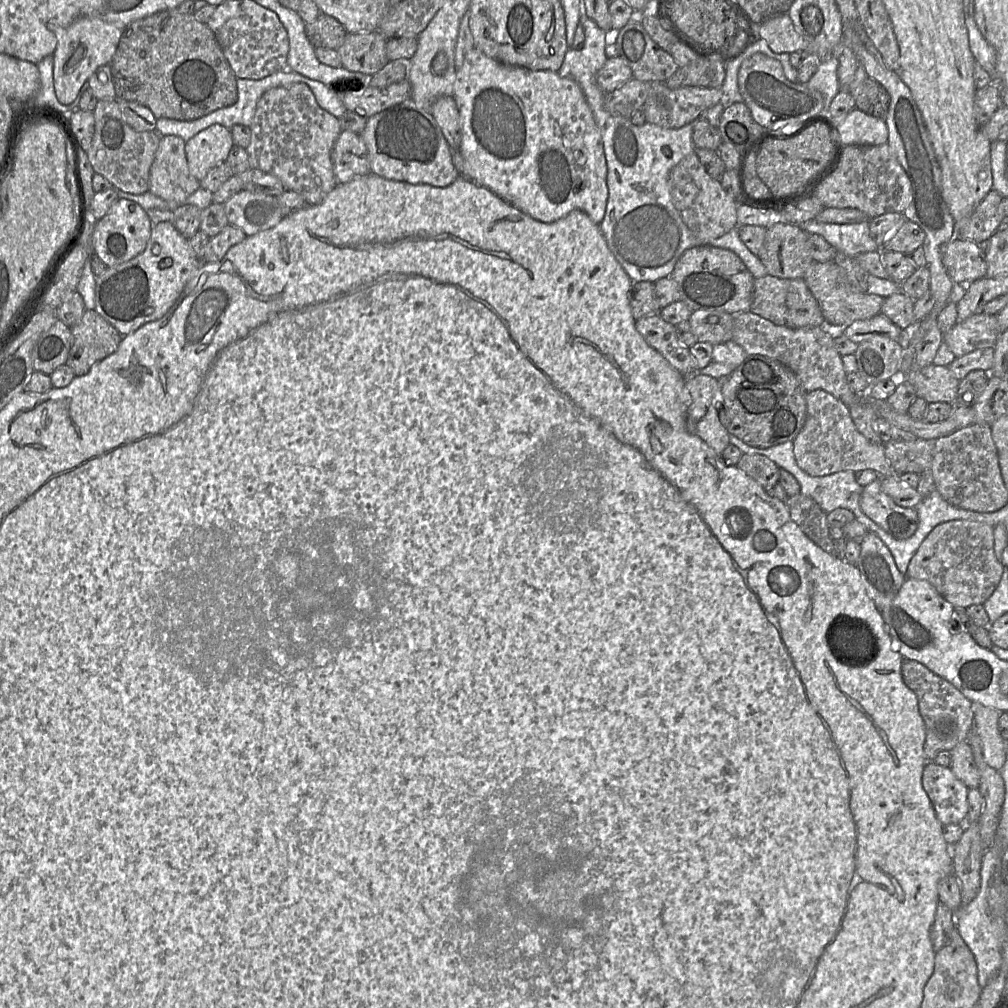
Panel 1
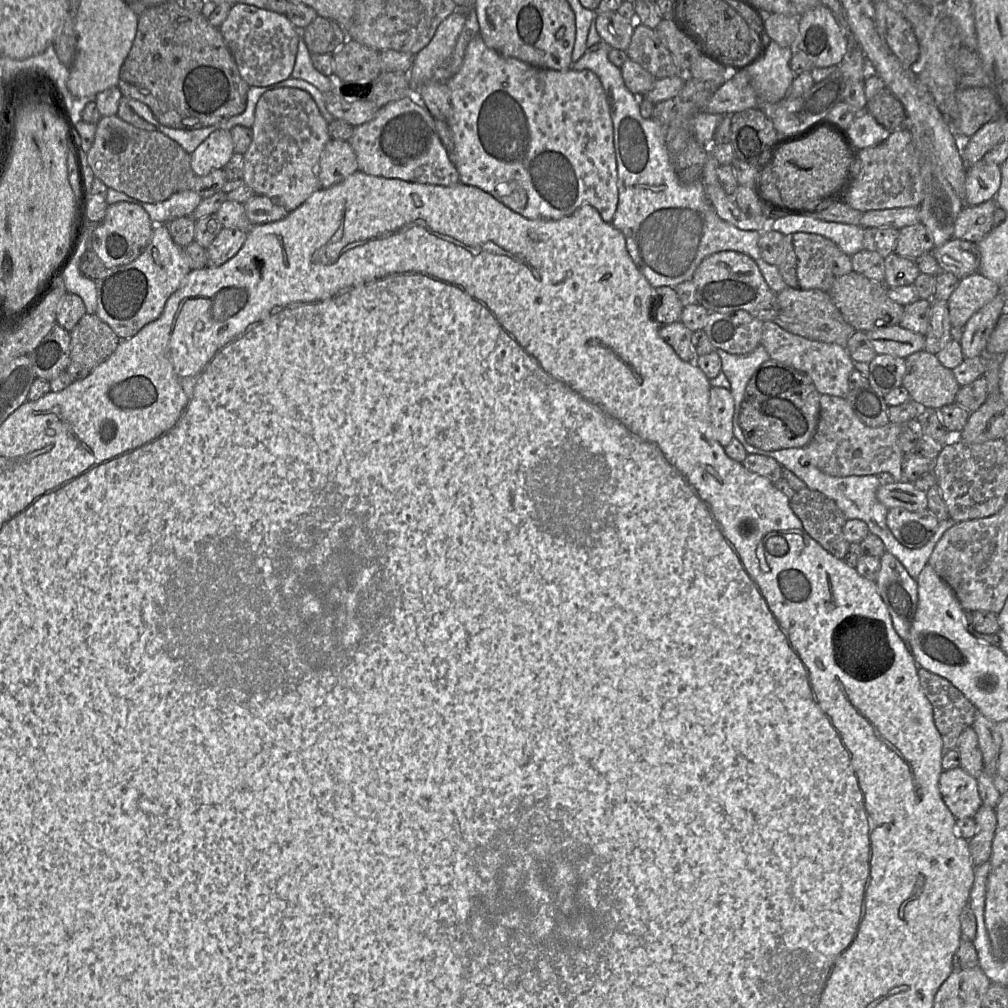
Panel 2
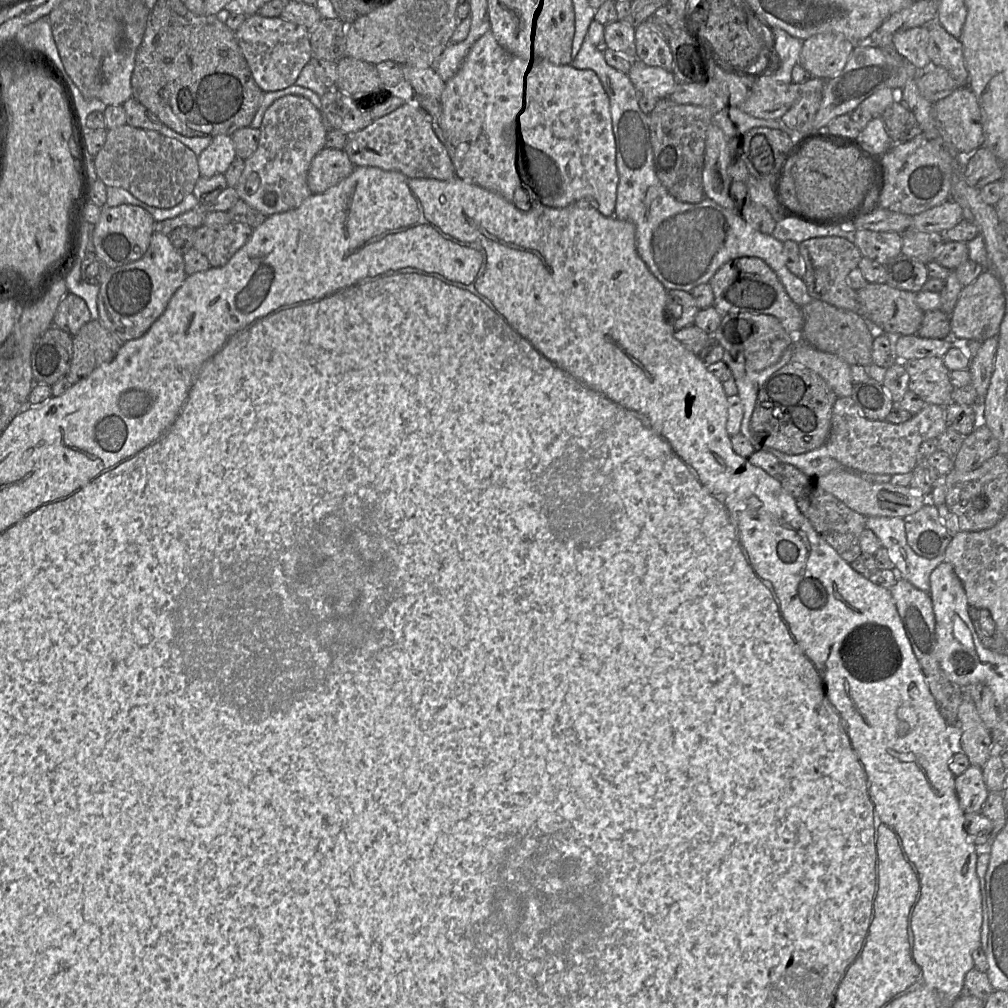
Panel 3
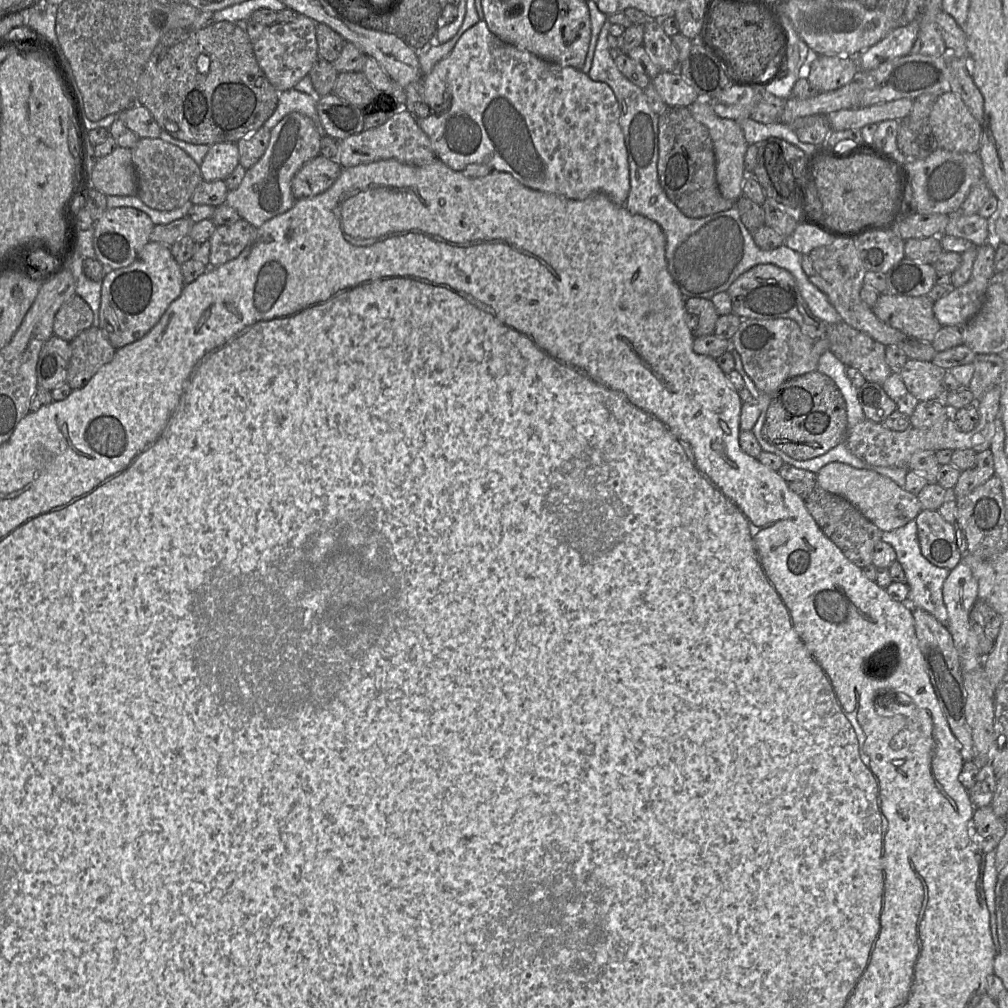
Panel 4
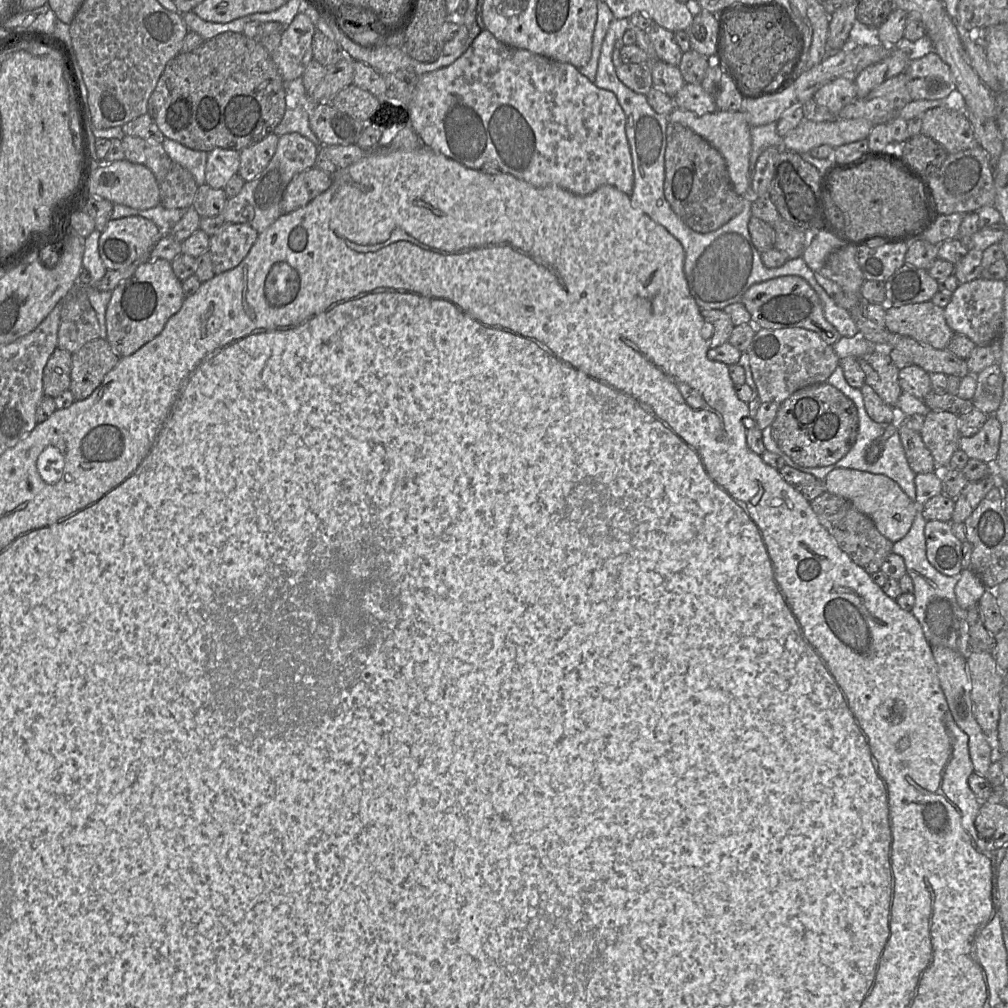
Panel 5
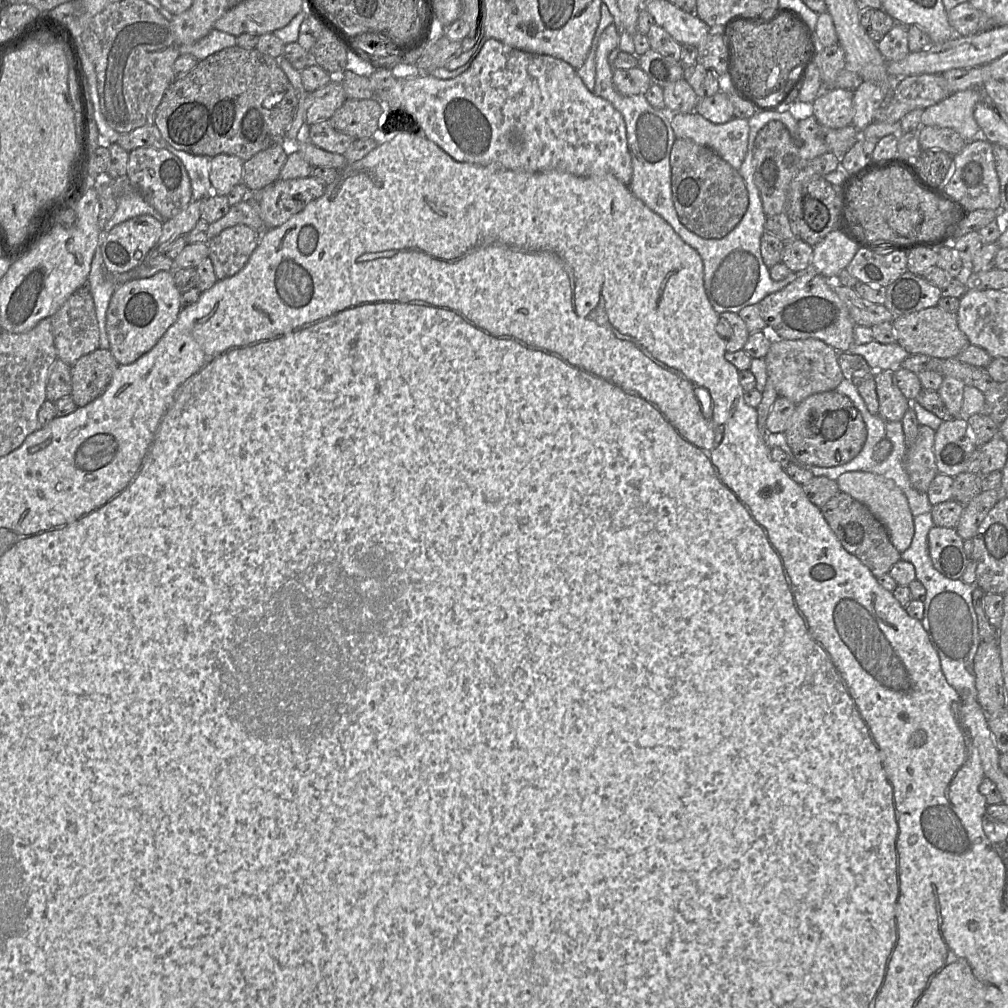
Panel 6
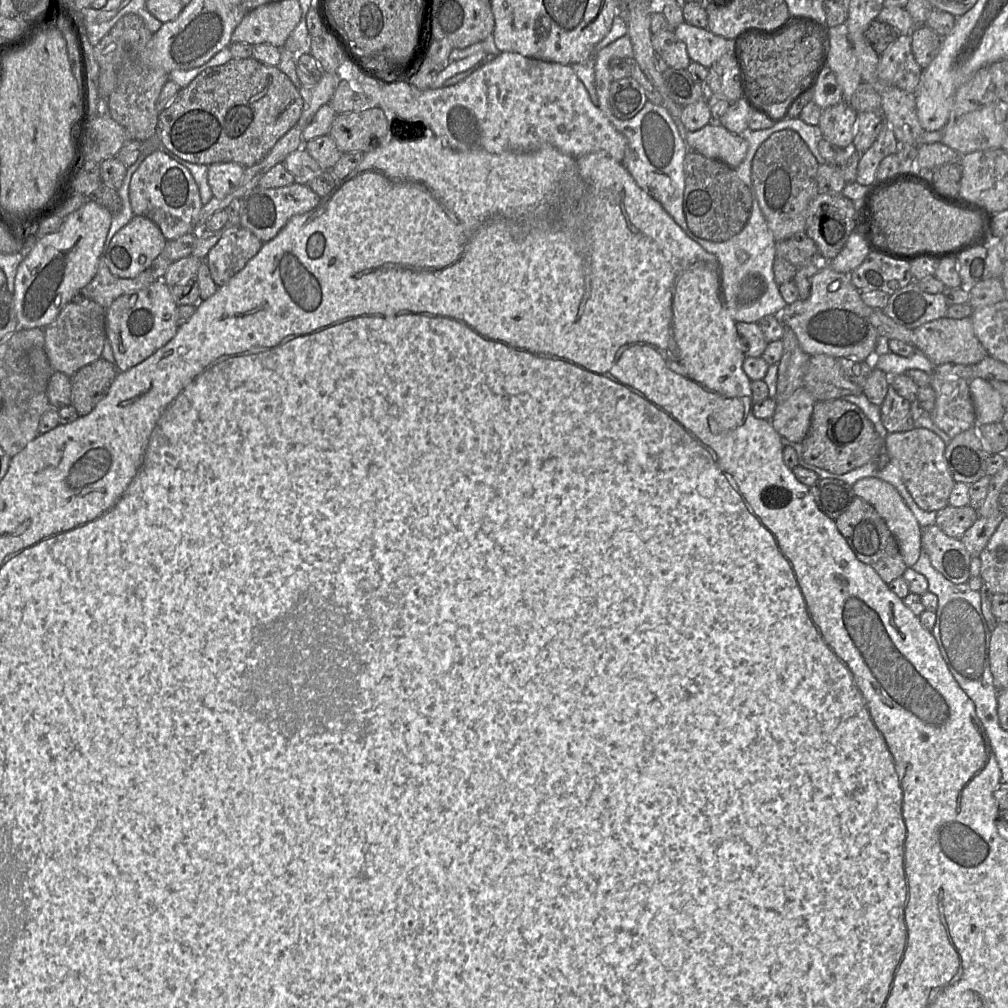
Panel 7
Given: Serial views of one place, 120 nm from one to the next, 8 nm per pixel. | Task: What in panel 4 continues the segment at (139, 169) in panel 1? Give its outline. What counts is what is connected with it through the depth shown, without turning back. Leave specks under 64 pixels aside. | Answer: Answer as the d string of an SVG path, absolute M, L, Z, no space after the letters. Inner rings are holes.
M140 138L131 153L138 179L136 196L154 210L171 211L182 207L203 181L200 166L181 148L161 138Z

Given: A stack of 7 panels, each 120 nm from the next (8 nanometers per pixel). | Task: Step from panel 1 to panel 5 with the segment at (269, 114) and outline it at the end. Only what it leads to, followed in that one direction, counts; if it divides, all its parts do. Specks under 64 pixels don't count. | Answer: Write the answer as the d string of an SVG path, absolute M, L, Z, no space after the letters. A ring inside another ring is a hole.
M299 133L280 136L269 164L253 180L246 182L236 196L227 200L221 218L226 224L244 223L258 233L263 232L282 215L280 203L289 182L297 174L315 166L318 151L317 145Z

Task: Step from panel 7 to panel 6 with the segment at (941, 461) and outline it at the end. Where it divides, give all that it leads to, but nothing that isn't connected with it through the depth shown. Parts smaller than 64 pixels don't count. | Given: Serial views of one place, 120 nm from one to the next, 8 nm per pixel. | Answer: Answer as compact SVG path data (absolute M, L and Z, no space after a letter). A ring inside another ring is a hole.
M920 425L914 443L907 448L904 466L911 485L917 491L927 493L939 473L934 455L935 430Z

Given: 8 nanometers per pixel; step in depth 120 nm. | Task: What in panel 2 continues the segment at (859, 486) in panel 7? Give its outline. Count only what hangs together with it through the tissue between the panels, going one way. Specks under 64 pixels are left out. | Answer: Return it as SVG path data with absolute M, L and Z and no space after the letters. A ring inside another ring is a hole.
M904 481L880 485L877 497L888 509L898 507L911 512L920 512L926 510L928 505L926 492Z

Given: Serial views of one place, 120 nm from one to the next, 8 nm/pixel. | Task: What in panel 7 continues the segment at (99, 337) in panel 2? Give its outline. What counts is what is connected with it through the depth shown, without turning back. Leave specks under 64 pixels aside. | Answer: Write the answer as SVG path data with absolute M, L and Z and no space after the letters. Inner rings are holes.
M99 358L71 377L71 404L79 416L85 416L95 408L106 395L117 373L115 364Z

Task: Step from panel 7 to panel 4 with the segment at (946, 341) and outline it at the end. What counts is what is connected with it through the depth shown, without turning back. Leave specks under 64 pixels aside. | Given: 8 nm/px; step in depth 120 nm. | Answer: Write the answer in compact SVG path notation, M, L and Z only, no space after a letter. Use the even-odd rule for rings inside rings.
M885 292L879 294L871 309L886 325L928 343L942 326L934 316L933 302L926 296L908 297Z

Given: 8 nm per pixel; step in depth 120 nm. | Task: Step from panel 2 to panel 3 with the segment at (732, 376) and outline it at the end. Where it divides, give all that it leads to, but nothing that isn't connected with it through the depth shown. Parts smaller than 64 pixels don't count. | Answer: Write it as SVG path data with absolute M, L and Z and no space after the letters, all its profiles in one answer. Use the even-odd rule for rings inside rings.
M791 347L783 353L778 362L761 371L746 368L745 365L738 363L726 350L724 351L722 360L732 372L738 388L738 396L743 405L740 434L748 439L754 449L763 452L776 452L776 449L764 446L757 441L751 433L750 421L760 387L775 371L791 362Z

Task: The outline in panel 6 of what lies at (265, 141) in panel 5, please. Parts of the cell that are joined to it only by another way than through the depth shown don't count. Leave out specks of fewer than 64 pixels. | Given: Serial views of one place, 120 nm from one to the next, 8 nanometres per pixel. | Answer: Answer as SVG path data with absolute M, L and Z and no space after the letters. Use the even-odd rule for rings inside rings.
M284 140L258 152L244 162L242 182L250 191L260 190L276 182L288 152Z

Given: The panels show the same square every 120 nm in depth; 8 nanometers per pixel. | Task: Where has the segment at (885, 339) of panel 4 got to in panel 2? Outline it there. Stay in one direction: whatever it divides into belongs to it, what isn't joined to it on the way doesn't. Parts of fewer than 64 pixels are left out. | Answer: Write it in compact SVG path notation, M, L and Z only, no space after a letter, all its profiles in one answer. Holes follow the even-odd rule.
M797 232L784 235L787 245L792 244L797 257L797 279L799 288L819 289L829 292L836 278L833 273L833 265L835 258L843 252L840 247L832 240L814 233Z

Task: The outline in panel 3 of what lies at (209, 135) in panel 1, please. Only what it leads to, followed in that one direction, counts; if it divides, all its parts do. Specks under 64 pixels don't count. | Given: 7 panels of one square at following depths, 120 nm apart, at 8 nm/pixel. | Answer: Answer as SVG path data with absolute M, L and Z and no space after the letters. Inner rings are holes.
M218 135L197 157L199 174L202 178L211 178L216 174L224 174L236 158L232 137Z

